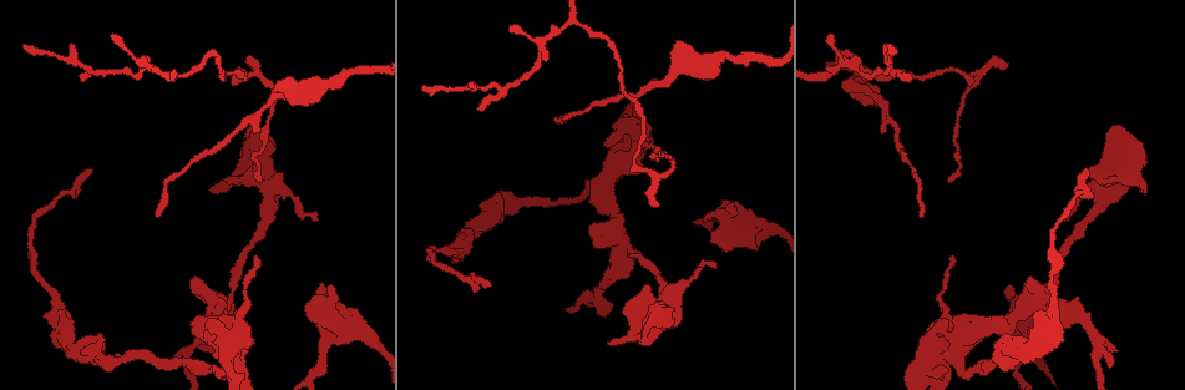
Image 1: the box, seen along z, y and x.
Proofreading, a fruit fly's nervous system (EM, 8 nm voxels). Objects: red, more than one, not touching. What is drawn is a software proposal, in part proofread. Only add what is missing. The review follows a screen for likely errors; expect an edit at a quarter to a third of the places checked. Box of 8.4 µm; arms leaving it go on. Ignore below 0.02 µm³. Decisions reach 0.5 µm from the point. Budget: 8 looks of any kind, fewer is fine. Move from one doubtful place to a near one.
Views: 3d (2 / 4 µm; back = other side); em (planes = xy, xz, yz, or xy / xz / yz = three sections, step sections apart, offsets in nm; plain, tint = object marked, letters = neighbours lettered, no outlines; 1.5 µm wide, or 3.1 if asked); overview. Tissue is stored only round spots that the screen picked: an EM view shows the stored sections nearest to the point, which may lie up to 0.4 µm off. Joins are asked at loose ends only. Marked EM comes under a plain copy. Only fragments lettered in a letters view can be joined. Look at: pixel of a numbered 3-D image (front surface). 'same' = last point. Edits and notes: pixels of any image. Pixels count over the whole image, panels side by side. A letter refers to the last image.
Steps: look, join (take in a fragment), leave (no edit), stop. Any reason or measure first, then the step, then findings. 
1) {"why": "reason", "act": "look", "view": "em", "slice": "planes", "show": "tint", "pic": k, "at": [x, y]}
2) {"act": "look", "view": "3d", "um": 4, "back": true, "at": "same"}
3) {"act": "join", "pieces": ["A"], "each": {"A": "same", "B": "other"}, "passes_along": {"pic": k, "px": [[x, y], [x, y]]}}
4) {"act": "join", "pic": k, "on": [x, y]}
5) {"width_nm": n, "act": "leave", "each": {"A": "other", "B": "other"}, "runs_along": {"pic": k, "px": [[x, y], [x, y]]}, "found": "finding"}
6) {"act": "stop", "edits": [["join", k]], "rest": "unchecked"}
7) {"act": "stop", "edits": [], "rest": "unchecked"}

{"why": "free end", "act": "look", "view": "em", "slice": "planes", "show": "tint", "pic": 1, "at": [756, 250]}

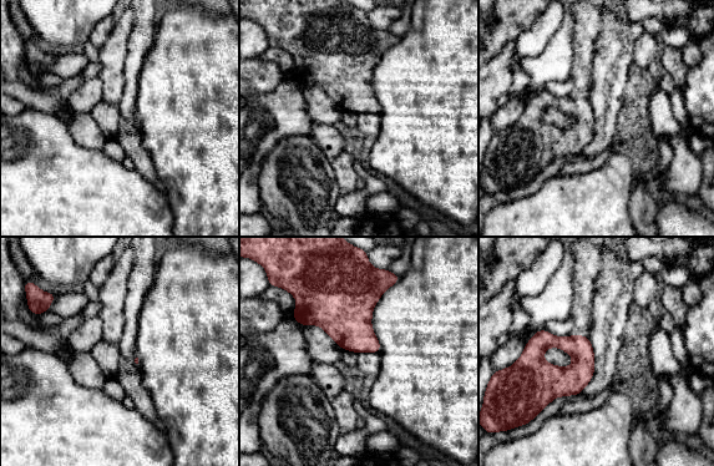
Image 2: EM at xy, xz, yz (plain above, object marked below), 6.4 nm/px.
{"why": "what lies round it", "act": "look", "view": "em", "slice": "planes", "show": "letters", "at": "same"}

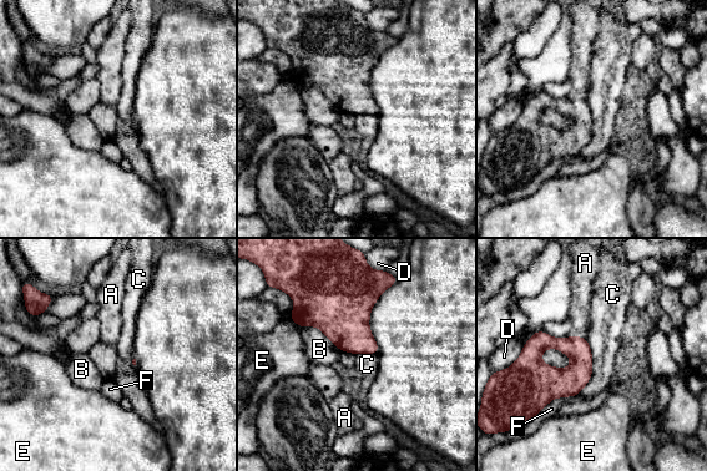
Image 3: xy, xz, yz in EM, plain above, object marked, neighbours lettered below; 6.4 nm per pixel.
{"act": "leave", "each": {"A": "other", "B": "other", "C": "other", "D": "other", "E": "other", "F": "other"}, "border": {"pic": 3, "px": [[586, 339], [591, 378], [576, 395]]}, "found": "no lettered fragment goes on from it"}

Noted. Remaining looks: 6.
{"why": "an open end", "act": "look", "view": "em", "slice": "xy", "step": 4, "show": "tint", "pic": 1, "at": [259, 179]}

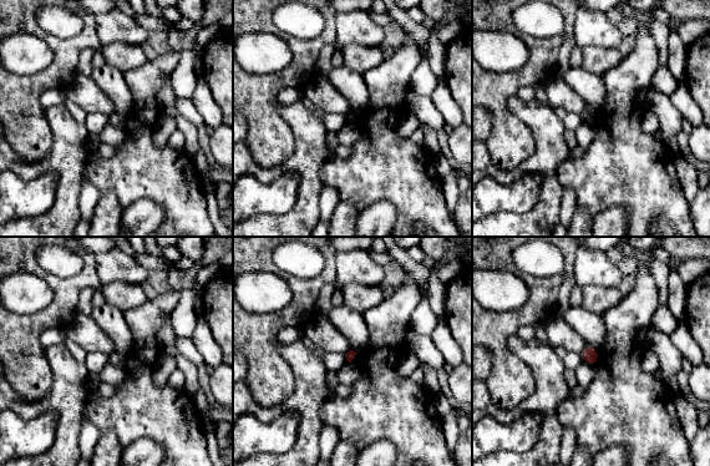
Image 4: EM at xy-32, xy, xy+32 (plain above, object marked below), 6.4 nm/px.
{"why": "cut it another way", "act": "look", "view": "em", "slice": "planes", "show": "letters", "at": "same"}

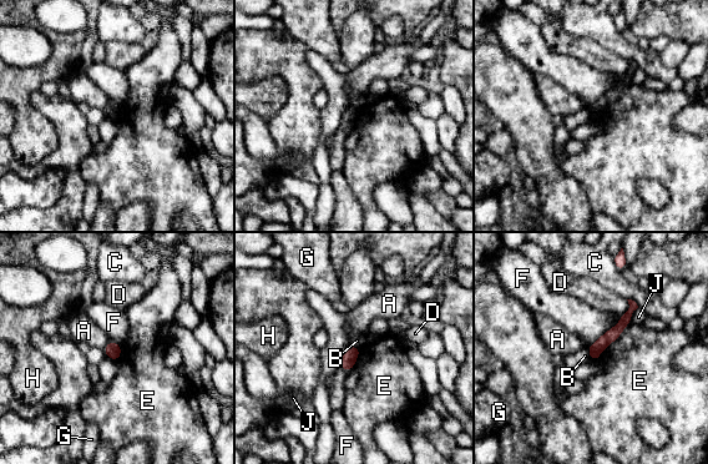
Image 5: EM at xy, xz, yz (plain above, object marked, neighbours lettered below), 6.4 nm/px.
{"act": "leave", "each": {"A": "other", "B": "other", "C": "other", "D": "other", "E": "other", "F": "other", "G": "other", "H": "other", "J": "other"}, "runs_along": {"pic": 5, "px": [[632, 304], [593, 357]]}, "found": "no lettered fragment goes on from it"}

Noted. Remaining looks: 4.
{"act": "look", "view": "3d", "um": 2, "pic": 1, "at": [91, 172]}

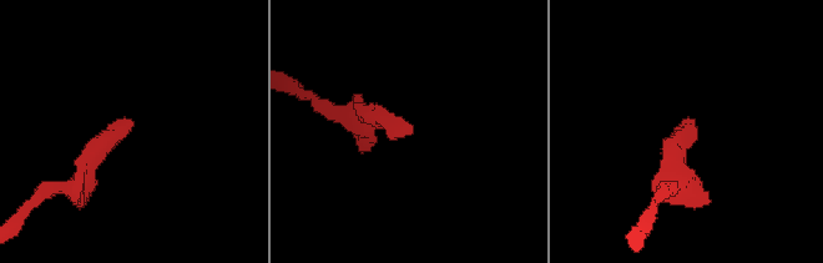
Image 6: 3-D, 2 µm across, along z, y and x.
{"why": "need the tissue", "act": "look", "view": "em", "slice": "planes", "show": "letters", "pic": 6, "at": [133, 123]}

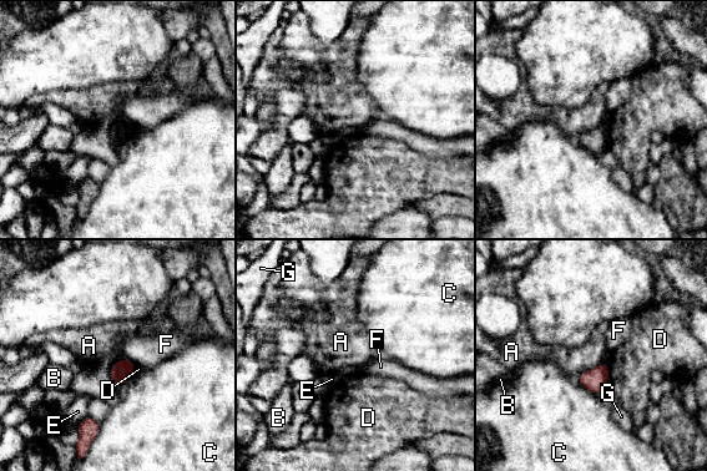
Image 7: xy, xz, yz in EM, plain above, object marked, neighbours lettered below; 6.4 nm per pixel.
{"act": "leave", "each": {"A": "other", "B": "other", "C": "other", "D": "other", "E": "other", "F": "other", "G": "other"}, "border": {"pic": 7, "px": [[576, 379], [589, 390], [597, 394]]}, "found": "none of them fits"}

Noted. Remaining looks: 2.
{"act": "stop", "edits": [], "rest": "unchecked"}

